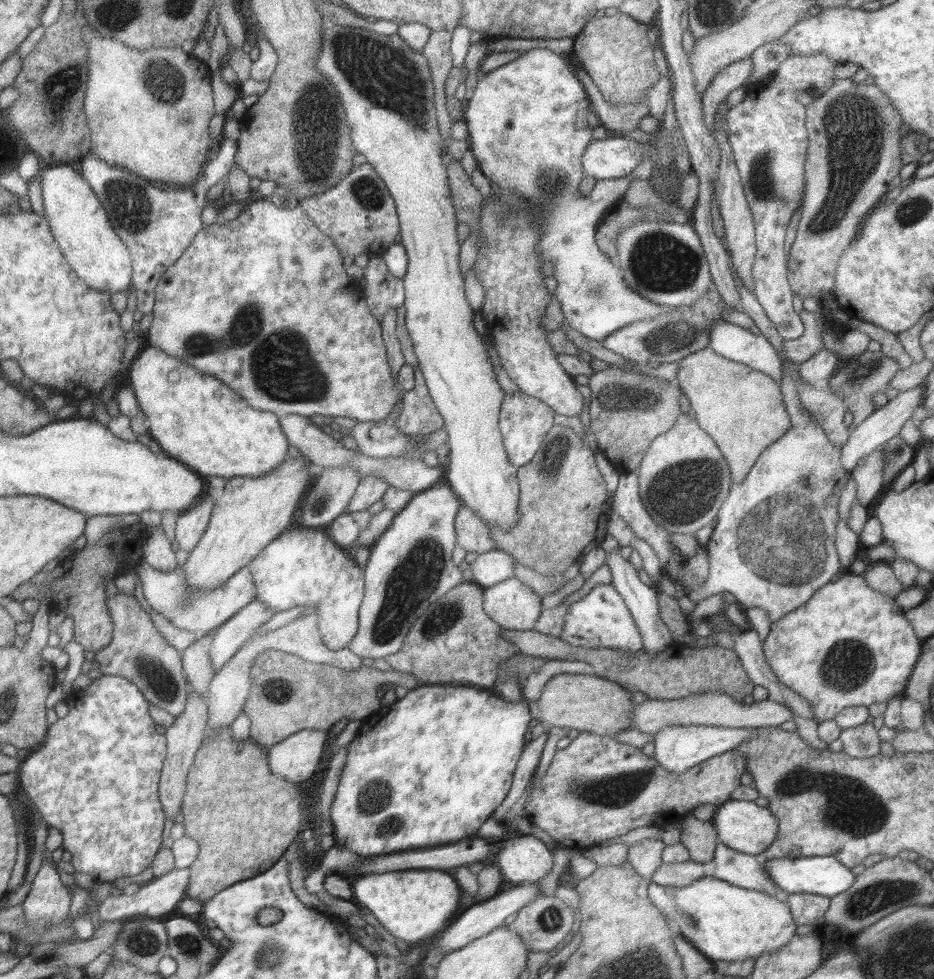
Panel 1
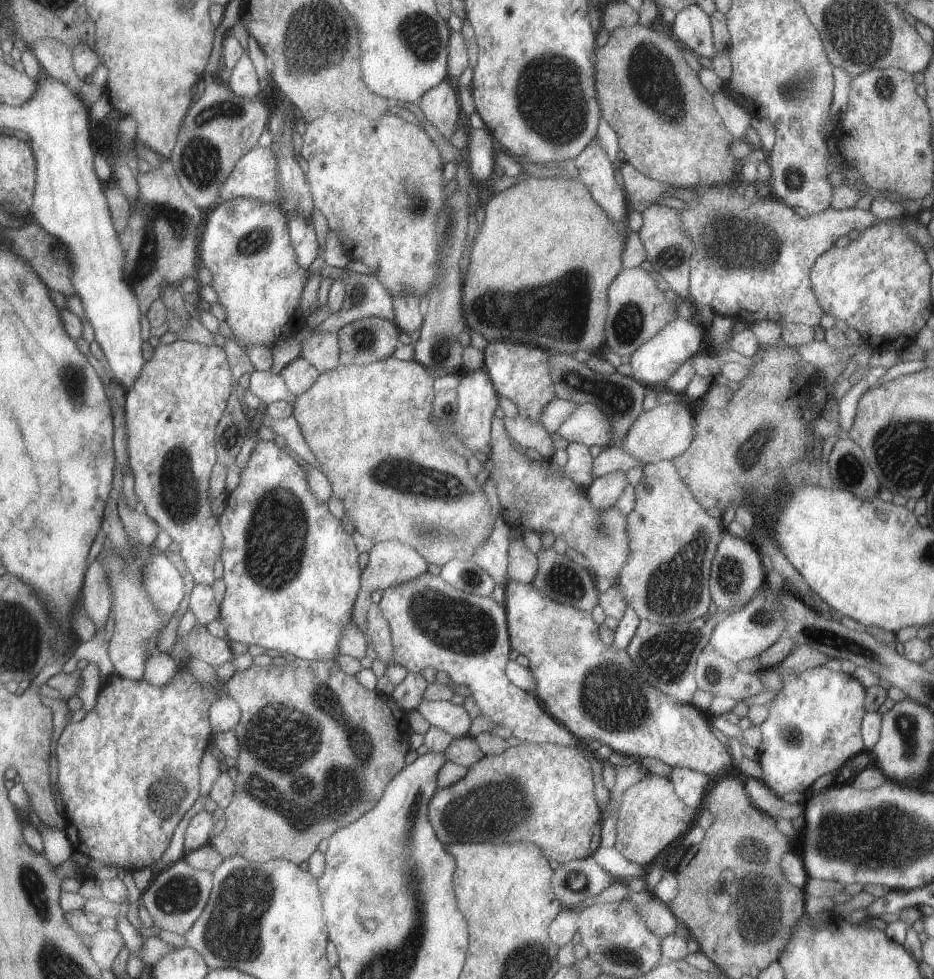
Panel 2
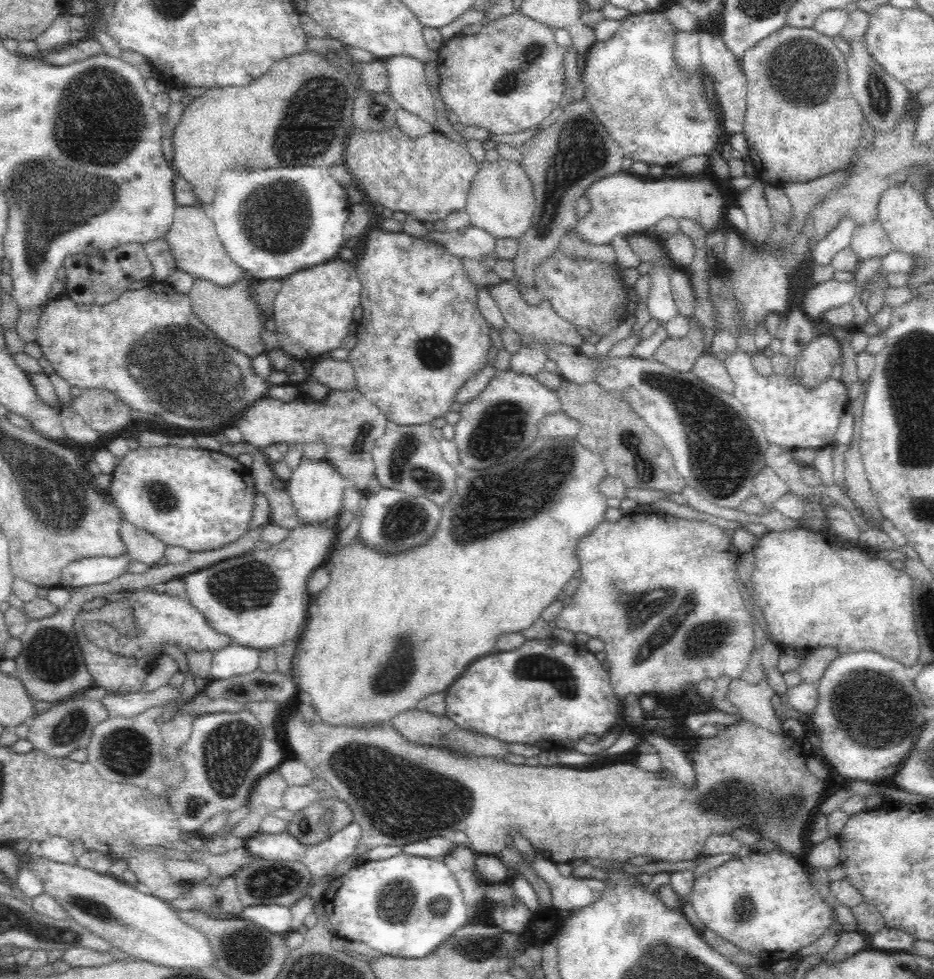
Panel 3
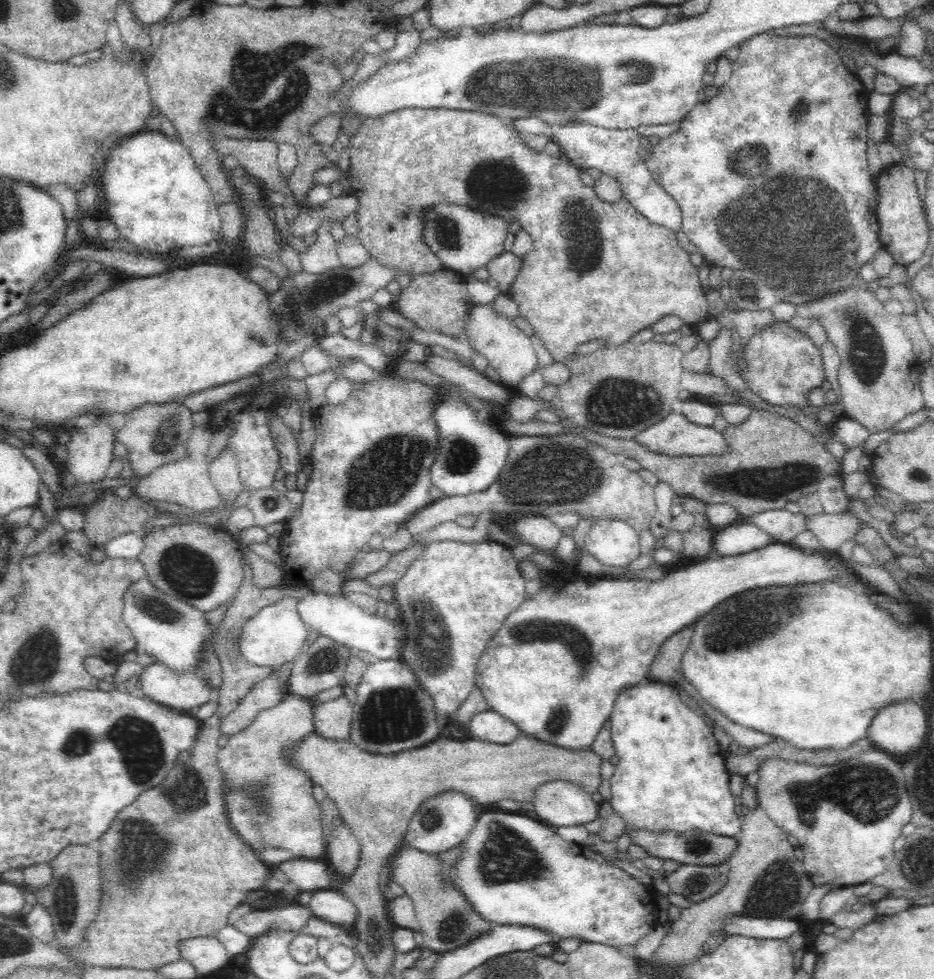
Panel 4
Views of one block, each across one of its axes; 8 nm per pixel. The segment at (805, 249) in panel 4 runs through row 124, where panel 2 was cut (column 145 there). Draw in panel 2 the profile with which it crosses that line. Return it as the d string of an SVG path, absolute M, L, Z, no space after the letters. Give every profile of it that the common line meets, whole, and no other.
M185 665L178 666L177 673L173 676L173 681L163 687L154 686L144 679L132 680L112 674L102 683L96 706L89 710L80 722L68 722L58 737L55 757L57 758L56 768L59 770L59 793L65 801L64 817L68 820L67 827L64 830L66 830L68 838L76 851L85 854L90 860L100 860L105 865L121 867L126 872L134 872L144 867L150 867L155 862L158 862L160 858L163 858L163 854L171 843L177 824L201 795L199 766L214 736L209 719L209 708L215 700L220 697L226 697L228 694L226 681L220 680L220 682L222 682L222 687L218 685L201 685Z

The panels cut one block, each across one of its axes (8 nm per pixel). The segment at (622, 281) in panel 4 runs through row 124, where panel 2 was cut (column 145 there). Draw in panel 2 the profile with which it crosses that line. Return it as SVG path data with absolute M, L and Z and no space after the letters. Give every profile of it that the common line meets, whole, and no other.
M177 339L171 344L162 344L155 346L154 353L149 360L145 360L142 365L139 377L134 384L125 391L125 418L127 424L127 455L129 457L129 466L135 478L135 493L139 498L140 507L144 512L152 517L152 520L159 524L162 530L166 531L173 541L179 546L180 556L183 556L187 570L190 571L196 583L212 586L214 584L214 564L221 558L223 547L222 531L218 522L218 517L212 512L211 498L209 497L209 480L213 471L213 466L217 463L216 450L216 427L222 418L227 400L233 392L233 376L231 366L228 362L228 355L224 347L219 345L201 345L192 341Z

